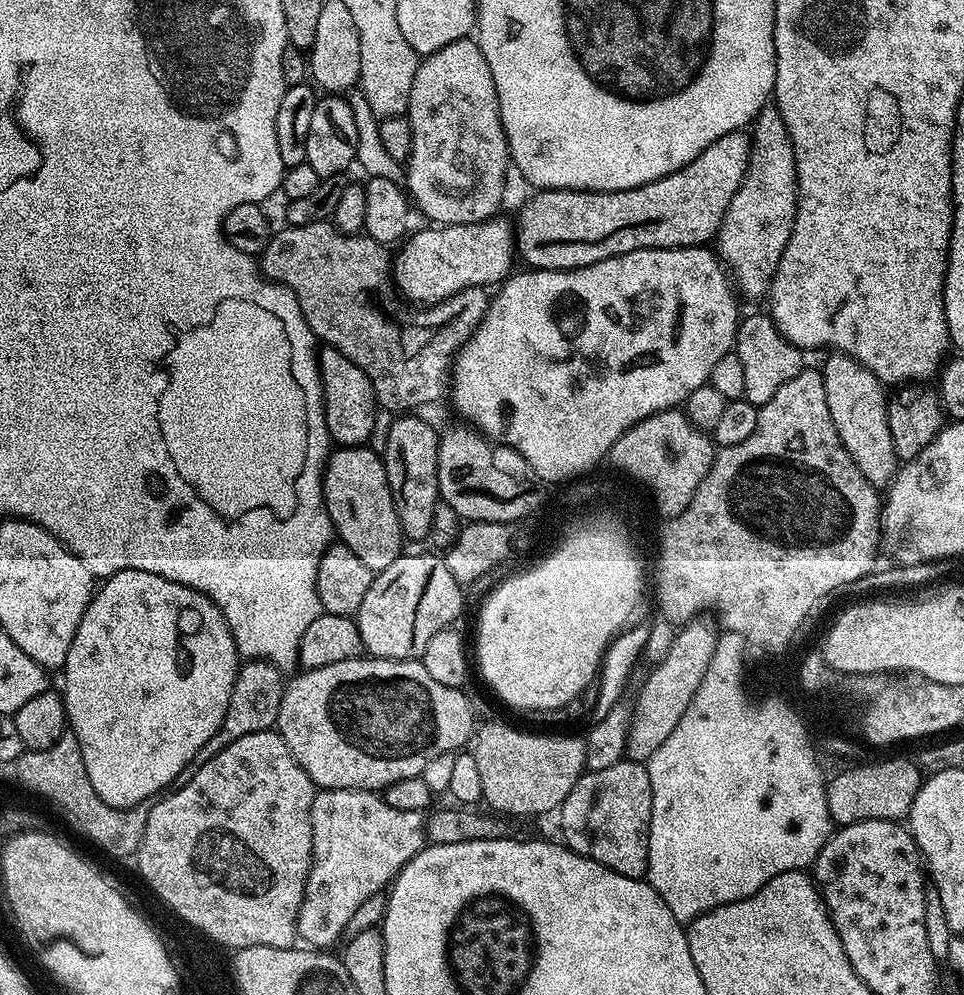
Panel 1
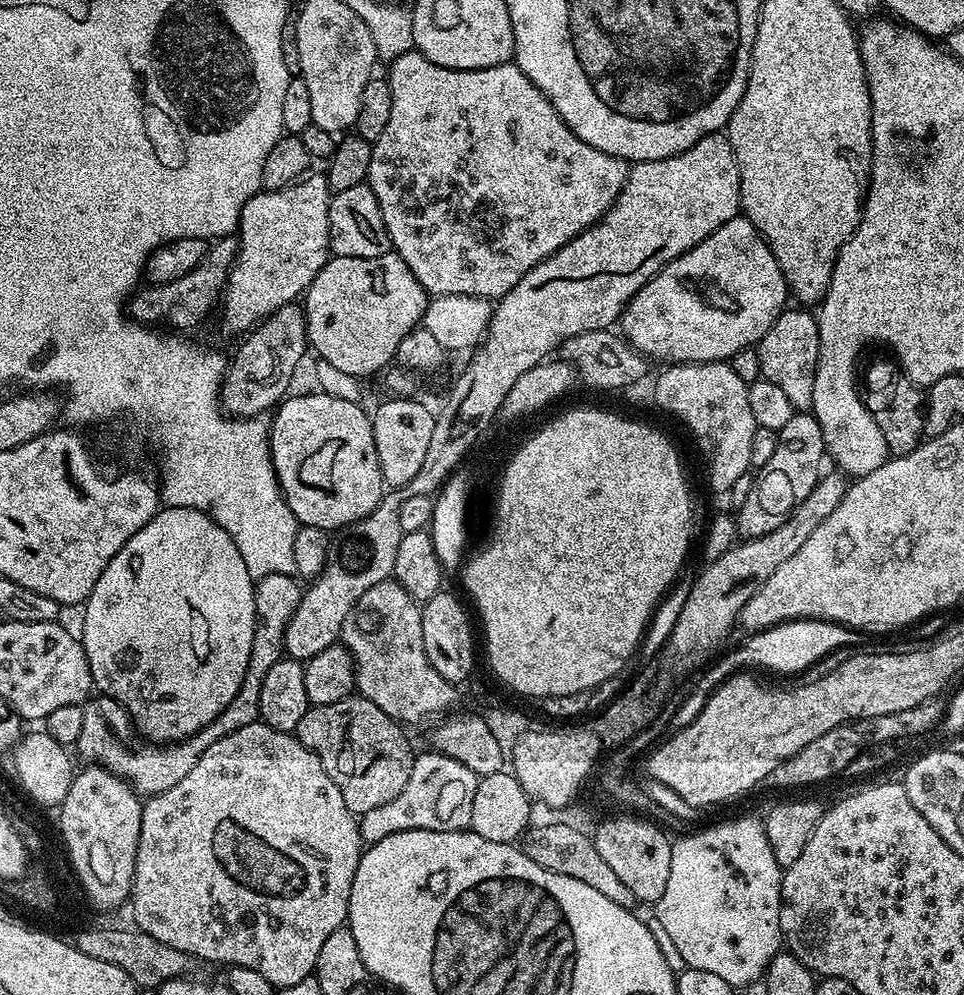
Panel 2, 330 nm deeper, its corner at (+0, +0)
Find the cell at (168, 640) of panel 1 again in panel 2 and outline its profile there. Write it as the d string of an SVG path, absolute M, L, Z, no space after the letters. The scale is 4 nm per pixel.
M161 507L157 511L154 518L150 518L150 522L146 522L146 526L142 526L142 530L138 530L138 534L134 534L134 538L130 538L130 542L126 542L126 546L122 546L122 550L118 550L118 554L114 554L114 558L110 558L110 566L106 566L106 570L102 570L102 578L98 578L98 582L94 582L94 590L88 595L87 600L82 605L84 611L84 636L82 635L82 643L84 653L88 659L90 666L90 674L92 675L92 683L95 691L101 696L109 696L114 698L123 708L128 711L129 721L141 732L145 741L151 742L157 746L163 746L173 742L185 740L186 737L192 736L198 730L202 730L210 722L214 722L214 718L218 718L218 714L222 714L222 710L226 710L226 706L230 706L230 702L234 698L234 694L238 694L238 686L242 686L244 675L246 674L246 666L250 662L250 646L254 642L254 630L256 629L256 585L254 578L246 570L246 562L242 562L242 554L238 554L238 546L234 546L234 538L230 538L230 534L226 534L226 530L222 530L222 526L218 526L218 522L214 522L205 512L199 512L193 508L170 508Z

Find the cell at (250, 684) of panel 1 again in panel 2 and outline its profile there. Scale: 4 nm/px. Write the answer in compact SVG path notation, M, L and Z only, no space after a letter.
M268 574L255 581L256 585L256 629L254 642L250 646L250 662L246 666L246 674L242 686L238 686L238 694L202 730L198 730L185 740L157 746L151 742L140 744L123 744L112 732L124 732L130 728L128 711L119 702L109 696L93 695L82 705L82 734L78 734L75 751L80 751L84 762L91 762L111 775L121 779L137 796L147 798L157 796L170 786L175 786L190 774L190 769L198 763L198 758L218 742L218 738L226 738L226 734L234 734L234 730L242 730L242 726L250 726L260 720L258 698L262 694L262 682L266 682L266 674L274 662L285 655L284 635L288 620L298 610L298 602L304 597L304 588L295 575Z

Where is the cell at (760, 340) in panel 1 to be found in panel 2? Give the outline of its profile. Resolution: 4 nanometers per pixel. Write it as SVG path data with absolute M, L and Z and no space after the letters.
M785 307L784 311L766 330L758 345L761 377L778 386L790 398L790 406L796 412L808 412L814 402L814 374L818 370L820 353L820 322L811 311L803 307Z

